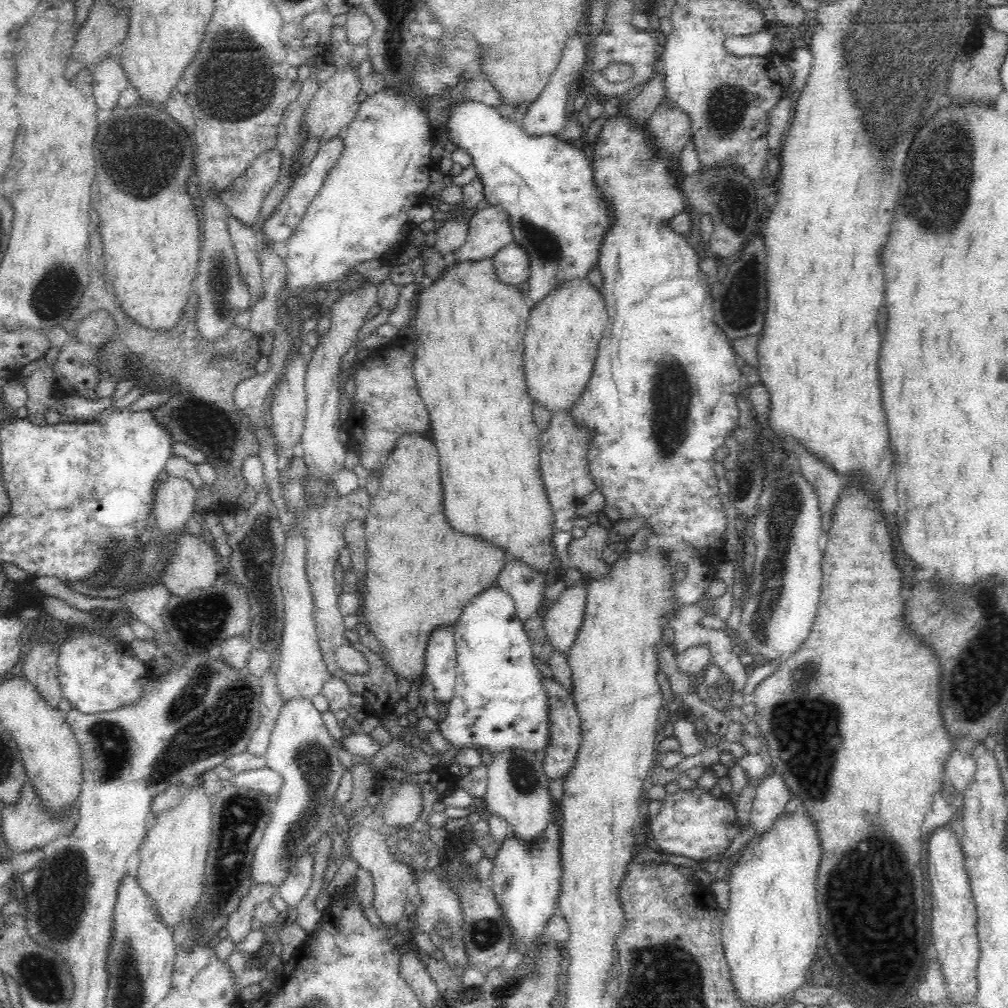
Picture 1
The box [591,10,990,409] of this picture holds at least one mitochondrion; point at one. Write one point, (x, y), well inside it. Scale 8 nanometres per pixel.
(945, 198)

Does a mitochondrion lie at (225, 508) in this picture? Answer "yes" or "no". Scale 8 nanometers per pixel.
no

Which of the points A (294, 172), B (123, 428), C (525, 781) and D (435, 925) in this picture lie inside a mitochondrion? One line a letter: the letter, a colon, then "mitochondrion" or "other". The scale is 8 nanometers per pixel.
A: other
B: other
C: mitochondrion
D: other

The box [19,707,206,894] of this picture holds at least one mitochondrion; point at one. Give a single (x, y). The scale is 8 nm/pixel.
(113, 745)

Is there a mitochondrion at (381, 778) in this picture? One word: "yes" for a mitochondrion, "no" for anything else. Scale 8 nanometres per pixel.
no

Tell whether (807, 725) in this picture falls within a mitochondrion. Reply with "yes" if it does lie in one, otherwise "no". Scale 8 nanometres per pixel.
yes

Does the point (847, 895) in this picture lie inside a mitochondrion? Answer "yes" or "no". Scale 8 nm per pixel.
yes

